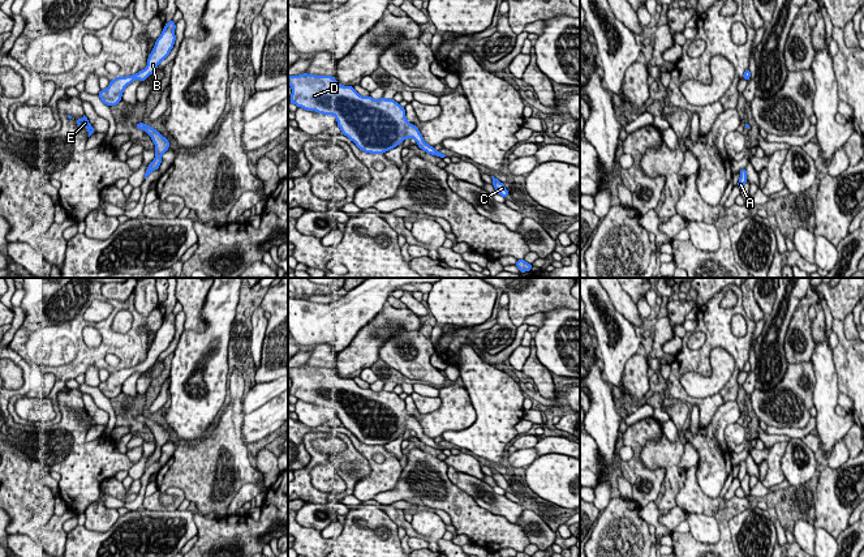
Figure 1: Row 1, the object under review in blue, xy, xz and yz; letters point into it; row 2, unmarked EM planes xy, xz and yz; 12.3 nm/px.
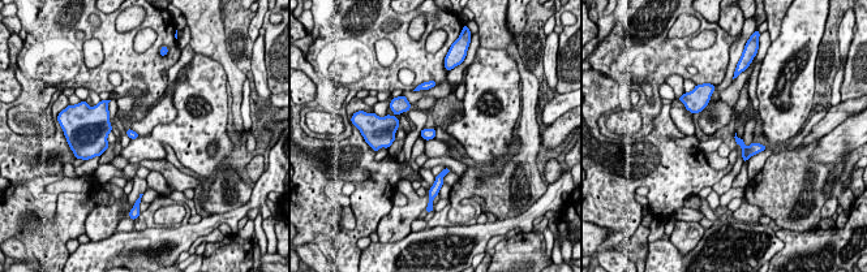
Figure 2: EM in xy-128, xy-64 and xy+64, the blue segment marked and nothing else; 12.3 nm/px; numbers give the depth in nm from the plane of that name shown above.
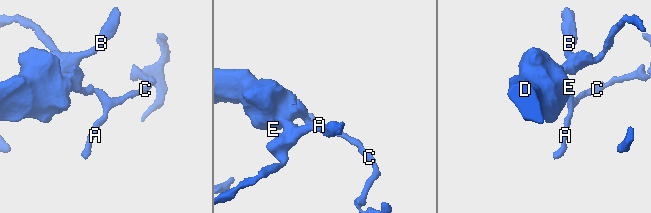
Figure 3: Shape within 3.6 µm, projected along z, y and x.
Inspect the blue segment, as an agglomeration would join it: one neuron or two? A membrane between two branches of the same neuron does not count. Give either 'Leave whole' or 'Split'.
Leave whole

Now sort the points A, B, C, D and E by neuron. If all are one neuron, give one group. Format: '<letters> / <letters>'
A B C D E

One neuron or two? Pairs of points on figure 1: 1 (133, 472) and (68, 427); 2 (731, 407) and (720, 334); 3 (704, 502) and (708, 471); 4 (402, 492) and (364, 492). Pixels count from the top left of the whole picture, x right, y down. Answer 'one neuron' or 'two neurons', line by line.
1: two neurons
2: two neurons
3: two neurons
4: two neurons

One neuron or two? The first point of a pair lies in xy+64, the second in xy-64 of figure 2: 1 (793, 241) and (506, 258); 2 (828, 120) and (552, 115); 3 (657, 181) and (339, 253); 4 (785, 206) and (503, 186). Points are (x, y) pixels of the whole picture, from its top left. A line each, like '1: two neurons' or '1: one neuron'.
1: one neuron
2: one neuron
3: one neuron
4: one neuron

